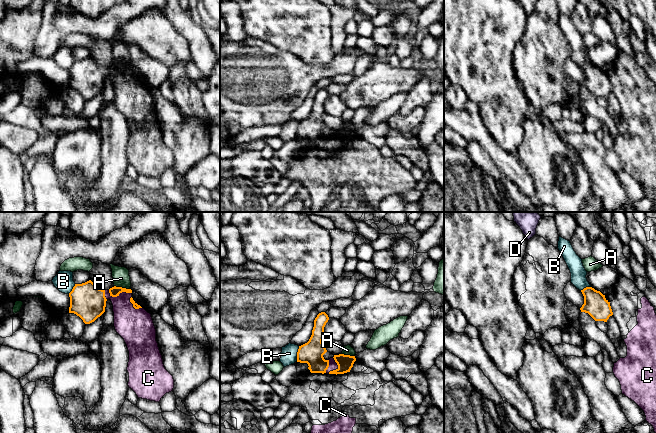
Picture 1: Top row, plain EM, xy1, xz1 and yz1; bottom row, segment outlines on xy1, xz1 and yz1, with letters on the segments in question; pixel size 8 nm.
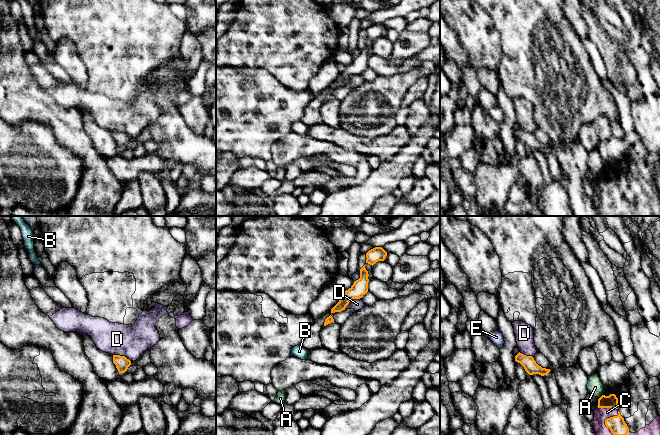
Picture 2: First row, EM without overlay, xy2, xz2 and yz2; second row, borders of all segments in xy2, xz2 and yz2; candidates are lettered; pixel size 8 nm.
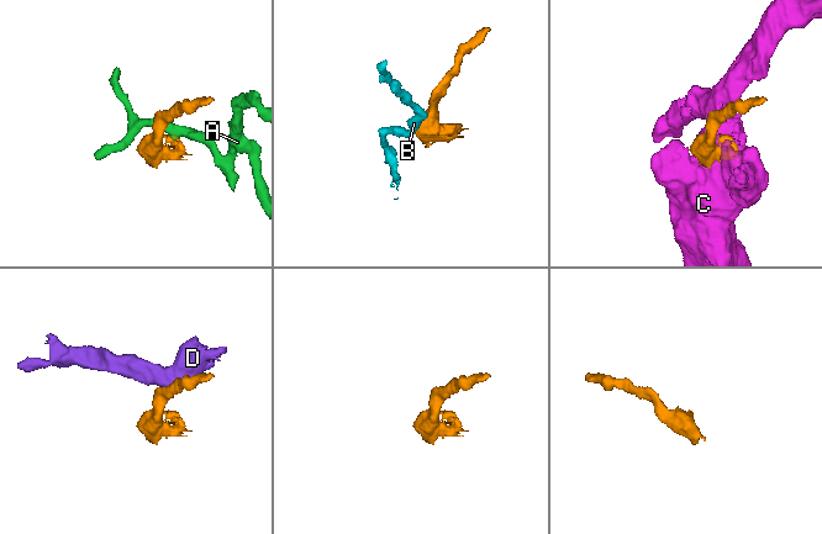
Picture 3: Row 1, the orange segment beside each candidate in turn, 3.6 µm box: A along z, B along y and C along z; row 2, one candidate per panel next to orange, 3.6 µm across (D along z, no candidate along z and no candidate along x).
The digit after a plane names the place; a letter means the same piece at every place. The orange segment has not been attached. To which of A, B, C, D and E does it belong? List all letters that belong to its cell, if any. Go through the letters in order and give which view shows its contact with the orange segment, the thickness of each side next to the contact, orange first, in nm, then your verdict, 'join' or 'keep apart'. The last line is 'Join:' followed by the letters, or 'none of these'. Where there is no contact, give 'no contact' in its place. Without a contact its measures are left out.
A: xy1 | 80/140 nm | keep apart
B: xz1 | 180/130 nm | keep apart
C: yz2 | 140/110 nm | join
D: xz2 | 130/100 nm | keep apart
E: xz2 | 130/60 nm | keep apart
Join: C

